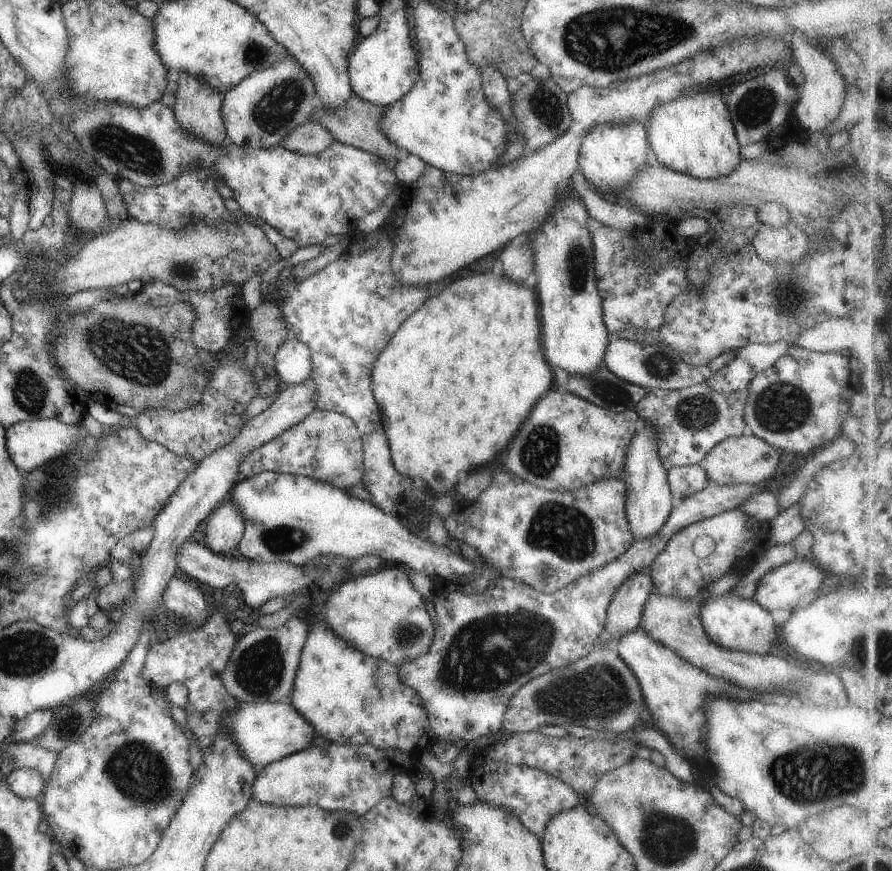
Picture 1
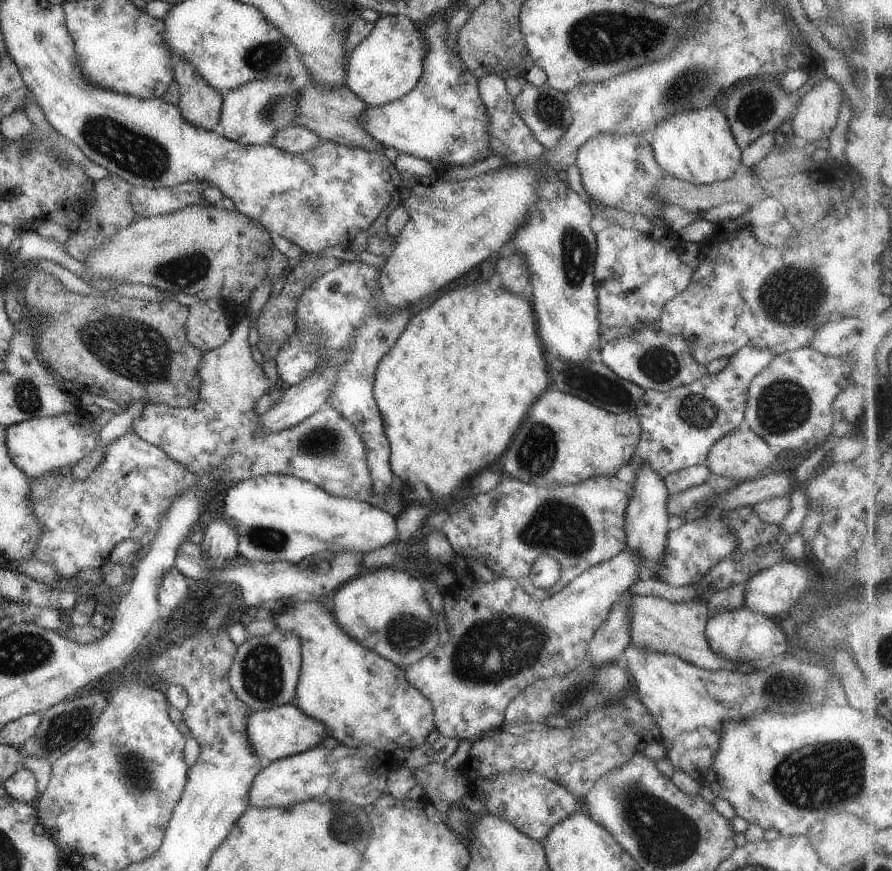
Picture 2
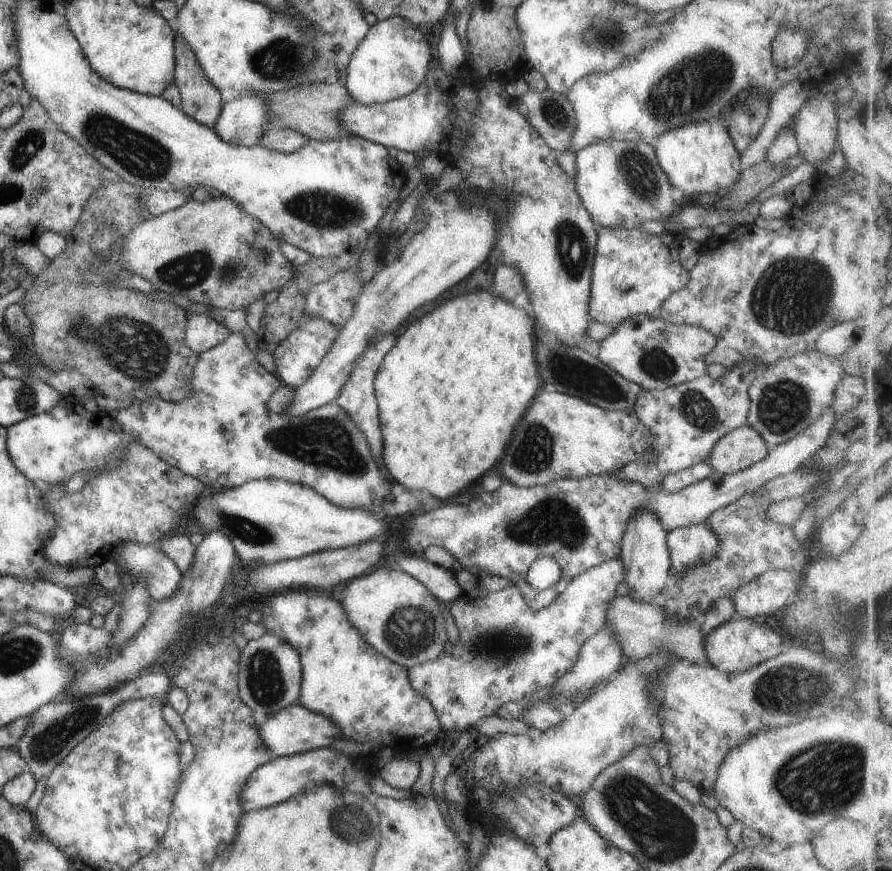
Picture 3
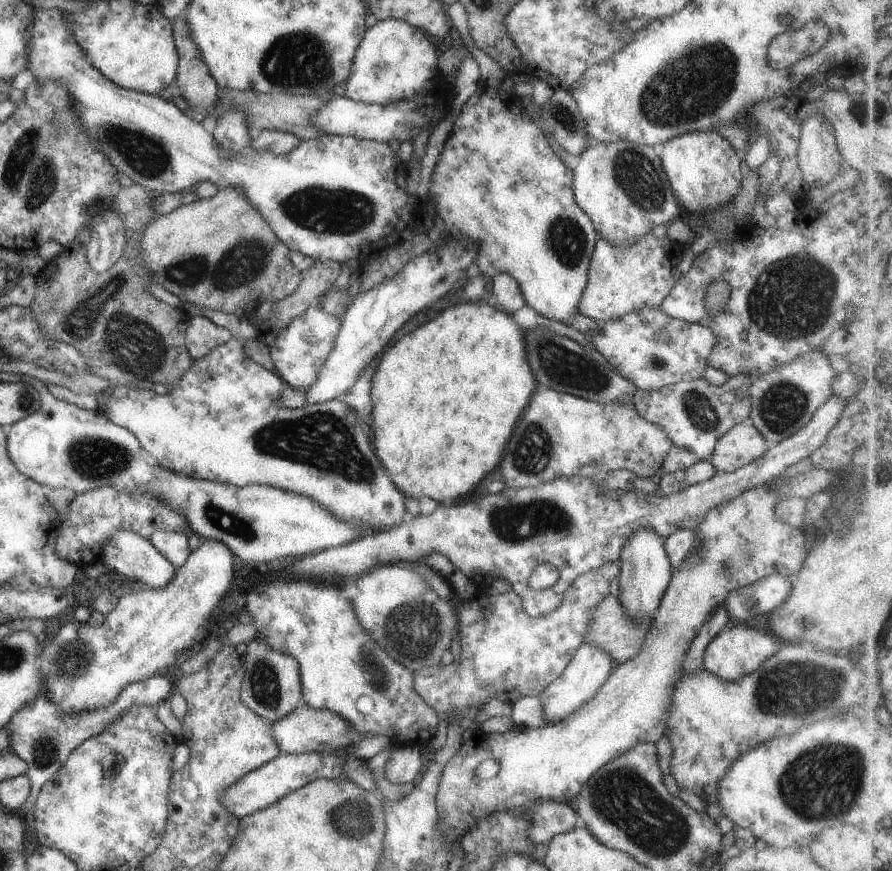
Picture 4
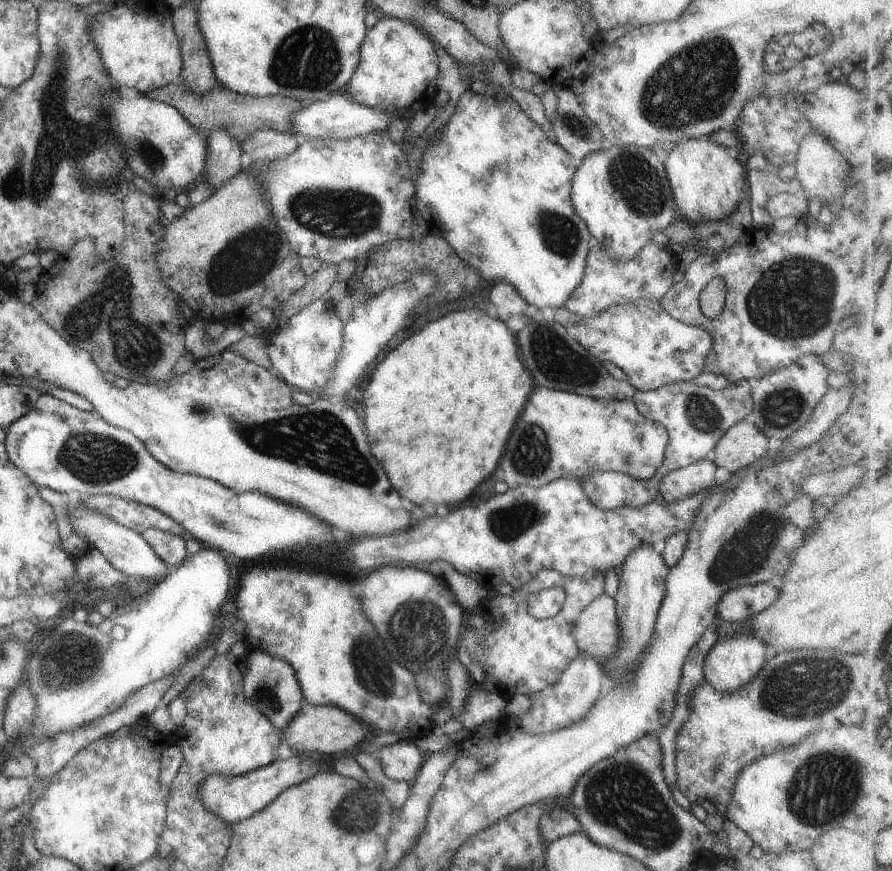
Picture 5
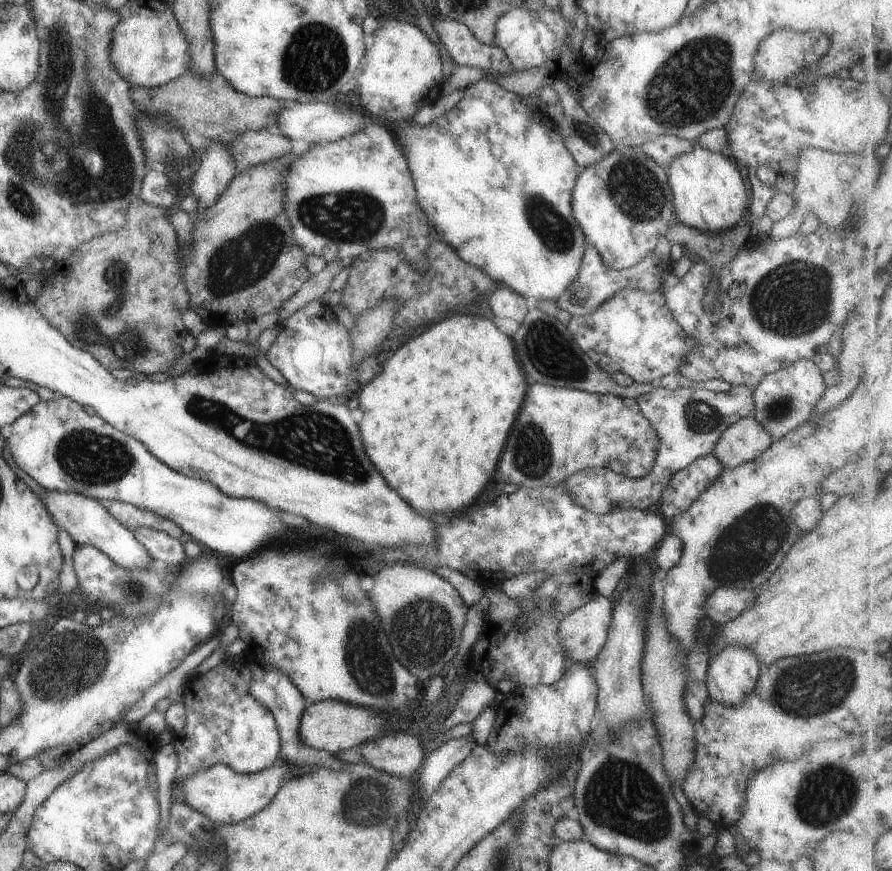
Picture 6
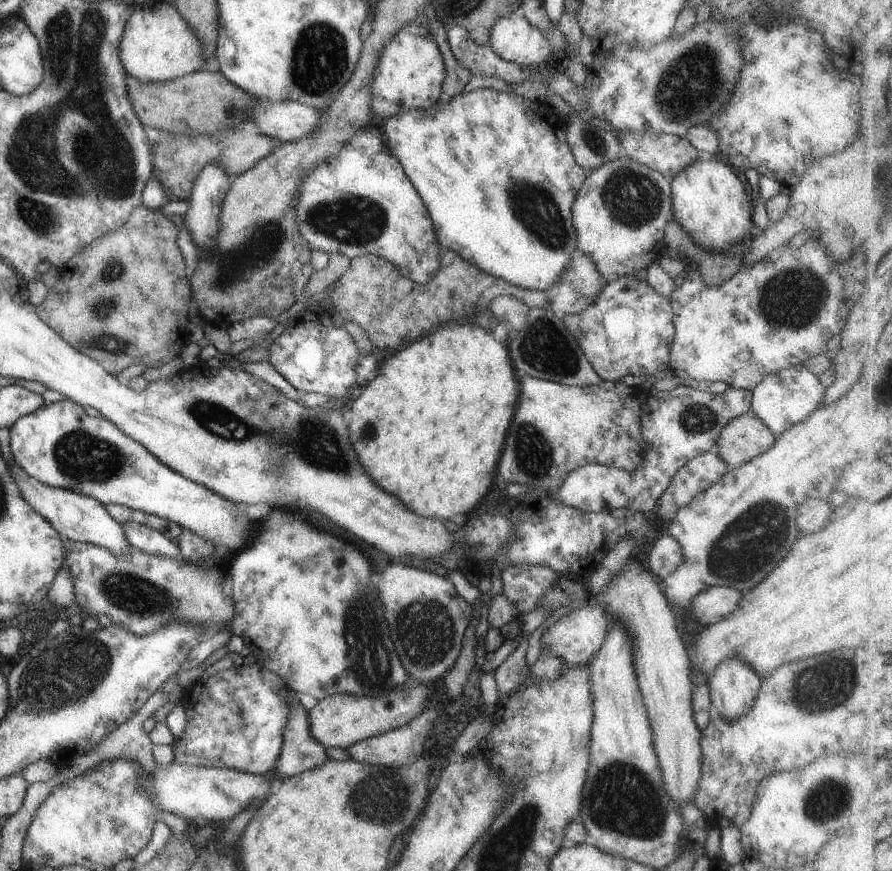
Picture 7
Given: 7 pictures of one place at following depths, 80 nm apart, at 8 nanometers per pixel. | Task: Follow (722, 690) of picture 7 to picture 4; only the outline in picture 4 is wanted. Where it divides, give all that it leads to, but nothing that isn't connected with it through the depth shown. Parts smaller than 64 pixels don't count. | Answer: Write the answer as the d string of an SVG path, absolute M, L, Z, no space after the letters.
M727 625L711 639L702 654L702 668L723 682L737 681L738 678L753 672L759 665L781 648L781 643L773 635L758 632L745 626Z

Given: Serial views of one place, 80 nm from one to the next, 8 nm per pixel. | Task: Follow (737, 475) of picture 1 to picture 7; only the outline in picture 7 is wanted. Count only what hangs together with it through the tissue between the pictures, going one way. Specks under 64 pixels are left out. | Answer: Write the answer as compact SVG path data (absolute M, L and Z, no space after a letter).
M750 410L727 422L721 429L714 449L732 469L754 456L765 452L776 439L776 436Z

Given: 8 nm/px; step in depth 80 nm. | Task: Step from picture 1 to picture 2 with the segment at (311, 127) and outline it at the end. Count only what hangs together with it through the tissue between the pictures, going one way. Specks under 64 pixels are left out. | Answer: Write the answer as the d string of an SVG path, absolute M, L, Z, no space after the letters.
M291 124L276 130L268 145L289 154L299 154L307 149L313 149L319 141L310 130Z

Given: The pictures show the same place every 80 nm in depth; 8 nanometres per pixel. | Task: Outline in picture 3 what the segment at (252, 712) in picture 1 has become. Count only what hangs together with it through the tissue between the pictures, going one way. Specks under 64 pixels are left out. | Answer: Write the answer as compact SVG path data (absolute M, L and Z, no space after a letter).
M295 702L279 712L271 713L265 718L256 718L257 730L262 745L270 750L273 758L286 757L310 751L316 748L329 747L335 739L341 738L338 726L322 714L315 714Z

